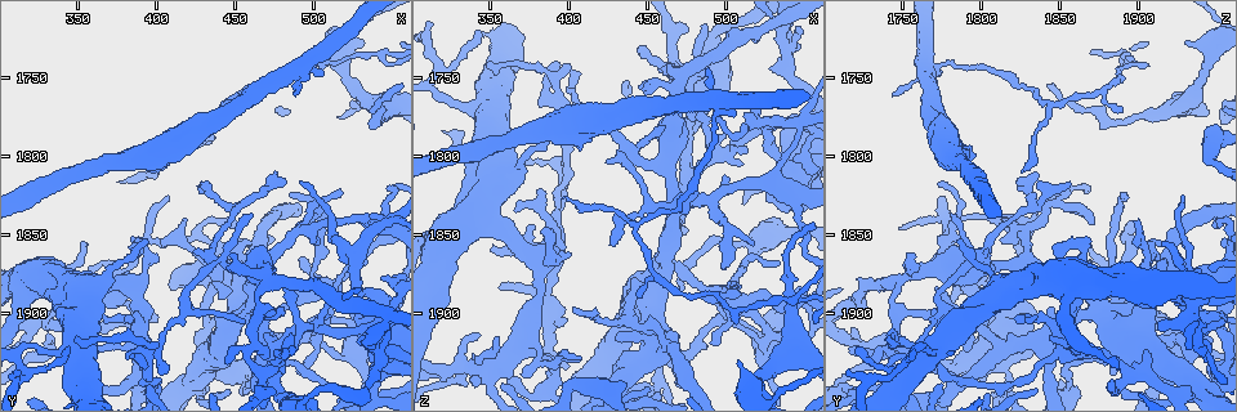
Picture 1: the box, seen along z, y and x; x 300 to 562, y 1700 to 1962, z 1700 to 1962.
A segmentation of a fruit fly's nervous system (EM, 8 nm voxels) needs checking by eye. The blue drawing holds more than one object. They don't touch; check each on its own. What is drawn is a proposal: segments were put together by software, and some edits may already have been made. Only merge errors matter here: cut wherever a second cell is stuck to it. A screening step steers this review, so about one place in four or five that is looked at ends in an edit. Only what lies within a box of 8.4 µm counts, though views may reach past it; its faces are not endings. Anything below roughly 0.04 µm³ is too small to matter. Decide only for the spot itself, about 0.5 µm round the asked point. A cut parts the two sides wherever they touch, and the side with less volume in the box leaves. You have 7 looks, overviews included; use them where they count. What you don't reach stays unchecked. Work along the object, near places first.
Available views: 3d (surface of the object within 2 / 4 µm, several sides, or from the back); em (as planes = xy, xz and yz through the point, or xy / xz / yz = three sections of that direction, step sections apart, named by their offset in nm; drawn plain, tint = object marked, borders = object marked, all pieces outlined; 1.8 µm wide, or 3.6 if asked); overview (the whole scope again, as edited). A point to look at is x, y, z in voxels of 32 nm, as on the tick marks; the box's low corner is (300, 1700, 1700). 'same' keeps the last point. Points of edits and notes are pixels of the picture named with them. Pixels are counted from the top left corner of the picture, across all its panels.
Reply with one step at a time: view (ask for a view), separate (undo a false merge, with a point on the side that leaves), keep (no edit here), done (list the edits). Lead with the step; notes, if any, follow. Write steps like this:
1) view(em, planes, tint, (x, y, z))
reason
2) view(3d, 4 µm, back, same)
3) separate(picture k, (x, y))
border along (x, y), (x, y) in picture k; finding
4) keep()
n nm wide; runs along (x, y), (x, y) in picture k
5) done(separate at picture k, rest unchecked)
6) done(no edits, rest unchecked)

view(3d, 4 µm, (354, 1884, 1812))
calibre changes

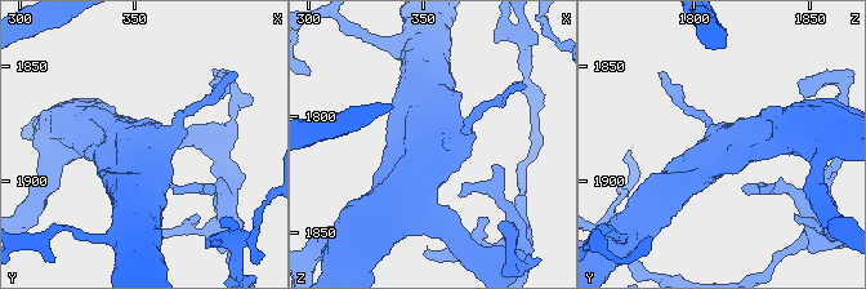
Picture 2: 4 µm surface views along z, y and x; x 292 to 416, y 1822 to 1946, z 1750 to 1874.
view(em, 3.6 µm, yz, step 8, tint, (356, 1882, 1814))
shape alone is not enough

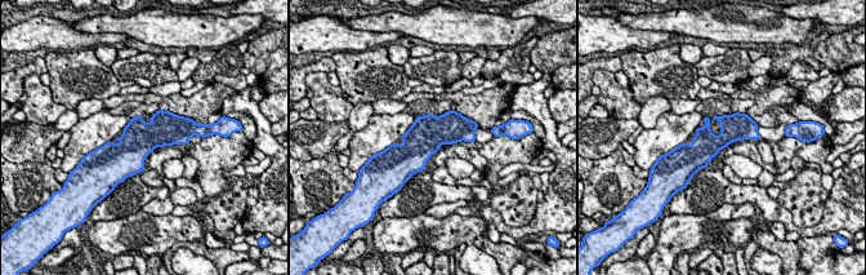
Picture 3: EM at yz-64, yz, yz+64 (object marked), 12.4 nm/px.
view(em, 3.6 µm, planes, borders, same)
cut it another way

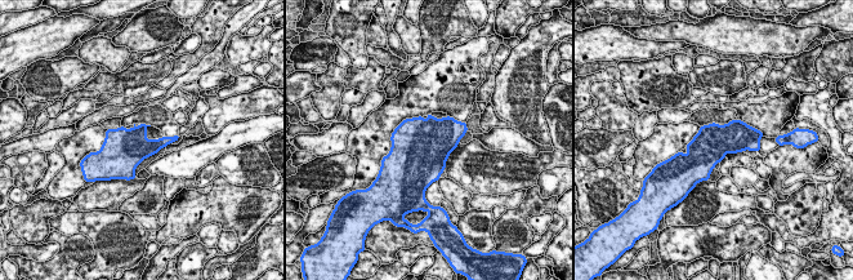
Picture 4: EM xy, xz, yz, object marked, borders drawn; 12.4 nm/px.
keep()
one cell here

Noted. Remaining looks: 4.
view(em, xy, step 4, tint, (424, 1946, 1936))
abrupt turn

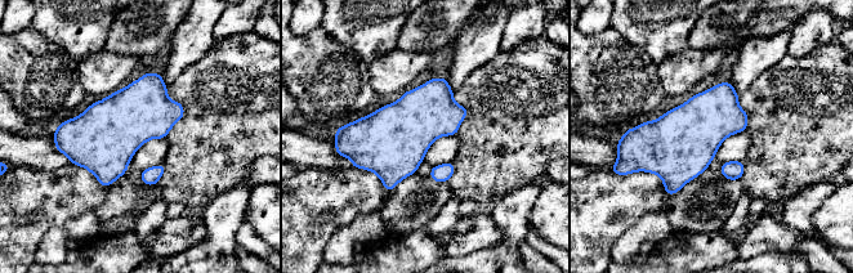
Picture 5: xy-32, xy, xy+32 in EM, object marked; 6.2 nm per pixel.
view(em, planes, tint, same)

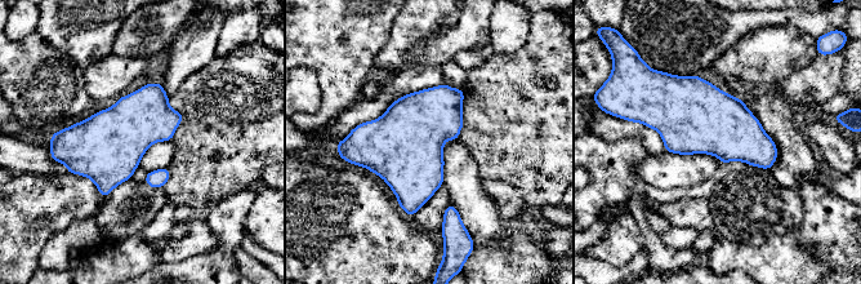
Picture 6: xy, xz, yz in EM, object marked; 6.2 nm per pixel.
keep()
400 nm wide; all the same cell

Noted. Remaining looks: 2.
view(em, planes, borders, (436, 1866, 1802))

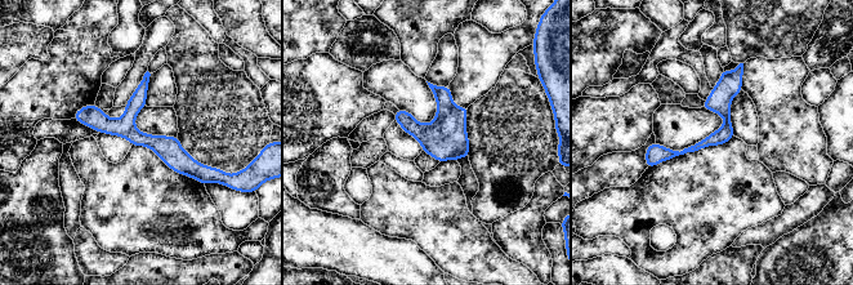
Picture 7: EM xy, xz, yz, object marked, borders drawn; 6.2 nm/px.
keep()
100 nm wide; runs along (77, 116), (124, 127), (209, 172) in picture 7; one cell here

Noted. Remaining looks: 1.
done(no edits, rest unchecked)

